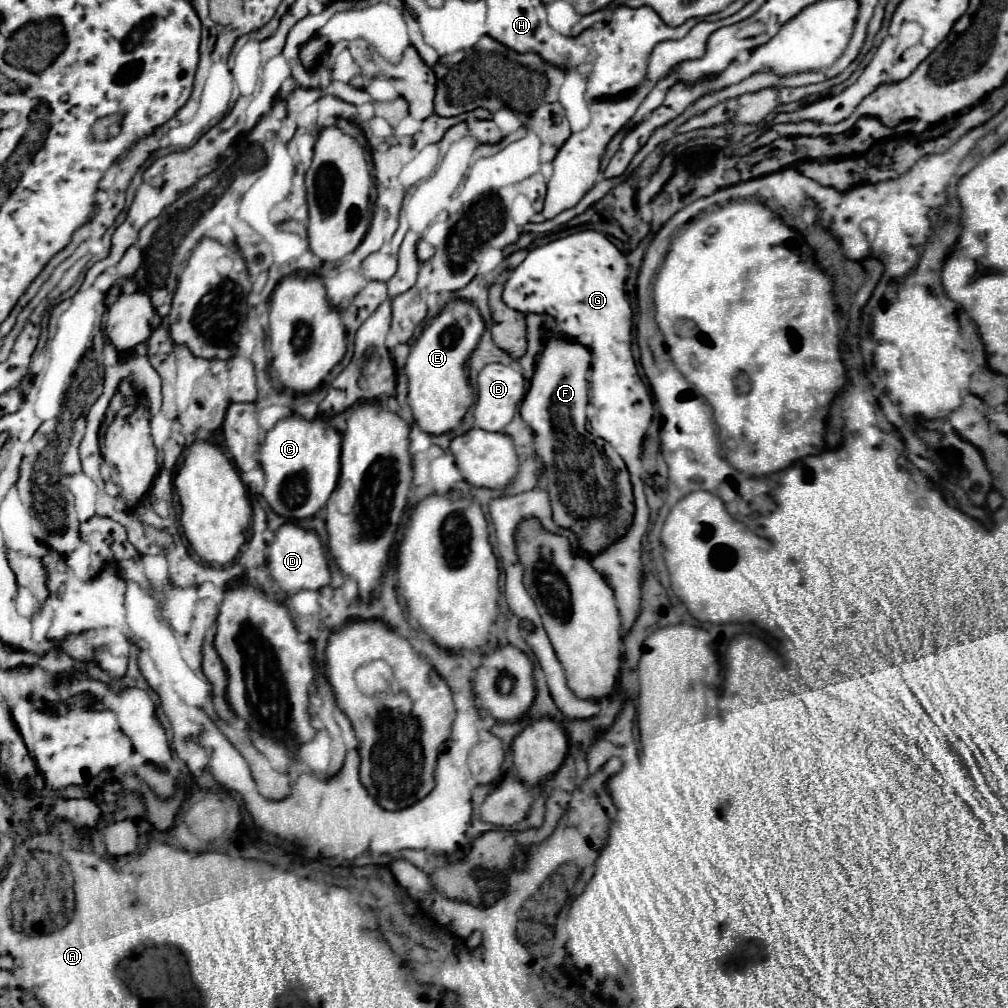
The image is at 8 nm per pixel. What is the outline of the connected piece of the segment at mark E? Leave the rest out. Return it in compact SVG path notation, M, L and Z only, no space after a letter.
M466 300L450 302L420 334L406 360L408 404L416 426L432 436L450 432L460 426L464 414L472 406L472 388L468 384L466 360L476 348L484 332L484 320Z

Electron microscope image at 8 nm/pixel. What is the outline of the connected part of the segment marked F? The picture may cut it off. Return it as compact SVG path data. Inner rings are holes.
M548 340L536 362L532 386L520 406L520 416L534 432L536 456L542 460L542 472L548 480L546 490L550 494L554 522L558 528L576 534L582 552L596 556L630 530L634 520L634 494L624 460L610 444L590 436L586 430L588 368L588 348L570 340Z

